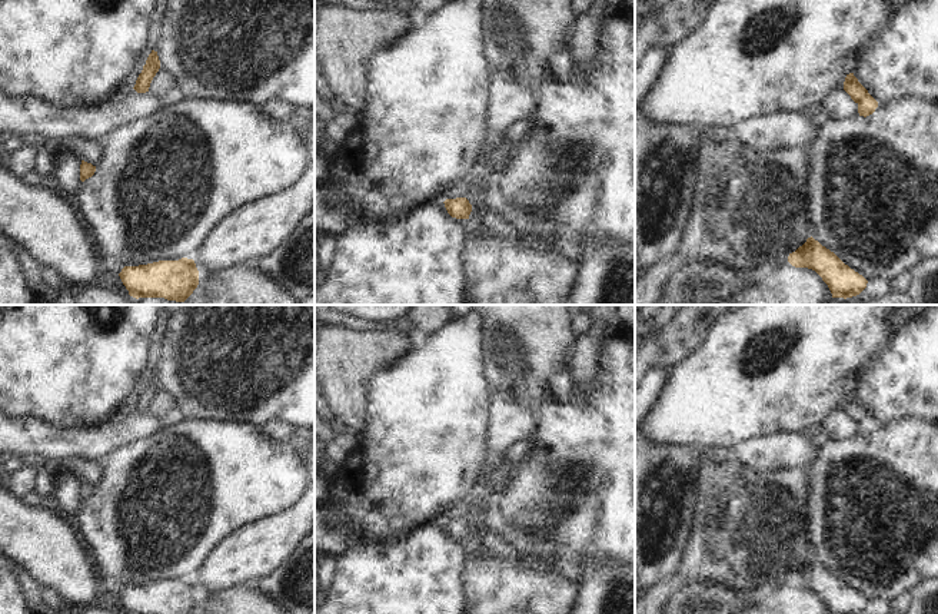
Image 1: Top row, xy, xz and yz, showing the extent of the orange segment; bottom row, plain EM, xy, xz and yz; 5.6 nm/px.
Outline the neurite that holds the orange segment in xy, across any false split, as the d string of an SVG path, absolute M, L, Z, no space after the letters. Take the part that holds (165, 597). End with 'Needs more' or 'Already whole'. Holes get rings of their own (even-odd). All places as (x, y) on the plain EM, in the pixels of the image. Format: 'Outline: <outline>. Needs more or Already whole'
Outline: M193 580L124 587L119 594L129 614L193 614L199 591Z. Already whole

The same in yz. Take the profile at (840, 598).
Outline: M812 557L789 574L788 583L795 588L815 591L828 605L831 614L861 614L868 604L862 595L845 585Z. Already whole

